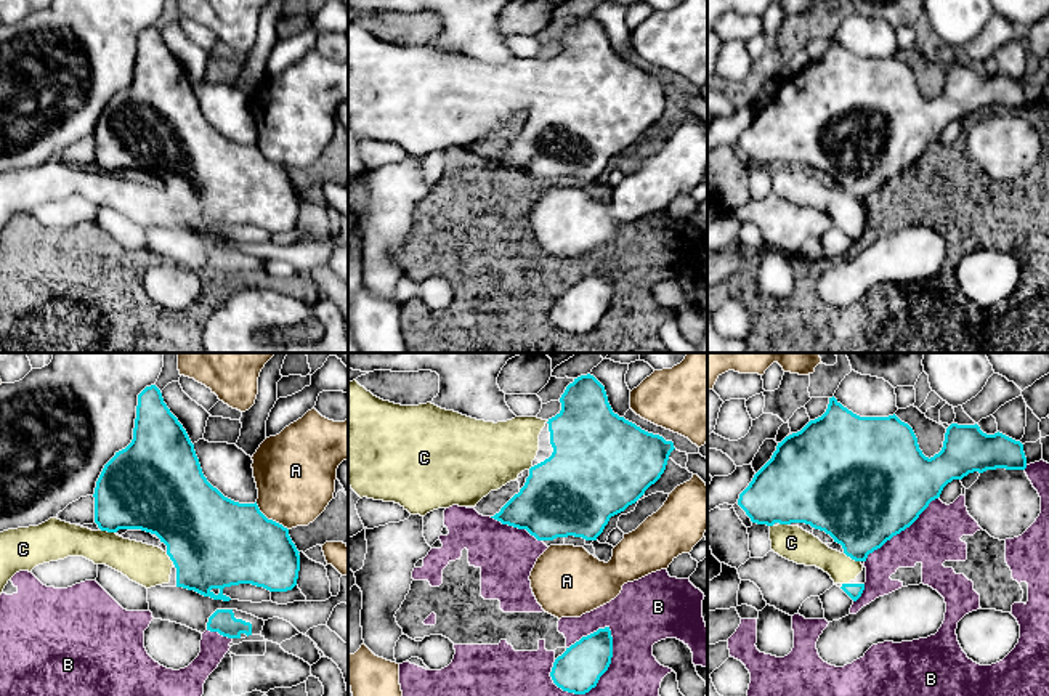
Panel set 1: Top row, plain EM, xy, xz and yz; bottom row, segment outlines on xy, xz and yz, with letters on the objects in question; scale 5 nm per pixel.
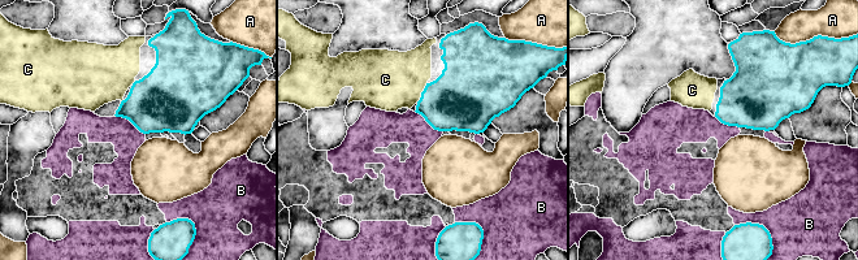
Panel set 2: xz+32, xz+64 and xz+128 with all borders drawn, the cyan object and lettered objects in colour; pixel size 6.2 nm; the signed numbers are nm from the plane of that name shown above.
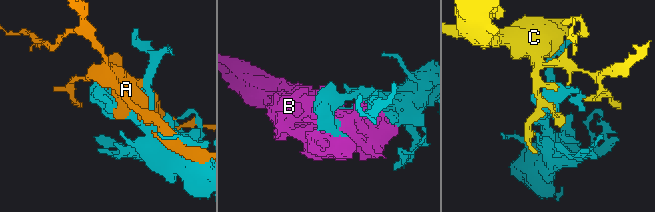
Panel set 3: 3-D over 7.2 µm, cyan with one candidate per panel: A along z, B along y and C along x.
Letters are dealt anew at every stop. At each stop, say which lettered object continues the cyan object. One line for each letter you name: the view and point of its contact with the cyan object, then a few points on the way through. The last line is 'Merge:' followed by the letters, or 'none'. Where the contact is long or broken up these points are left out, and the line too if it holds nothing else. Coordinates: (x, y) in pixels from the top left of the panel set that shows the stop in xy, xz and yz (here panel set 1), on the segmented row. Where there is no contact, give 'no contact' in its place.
C: yz (852, 558)
Merge: C

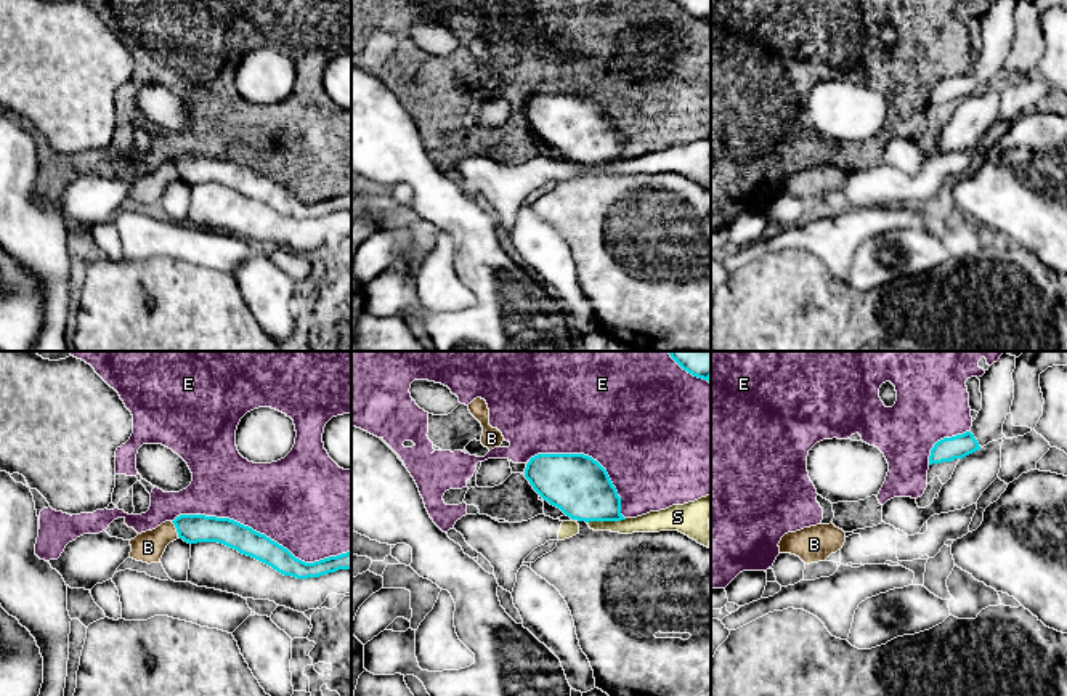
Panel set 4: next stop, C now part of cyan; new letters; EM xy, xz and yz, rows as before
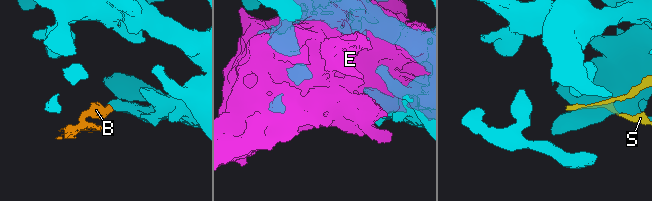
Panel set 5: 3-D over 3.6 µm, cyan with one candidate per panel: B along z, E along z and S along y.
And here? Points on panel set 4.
Merge: none

